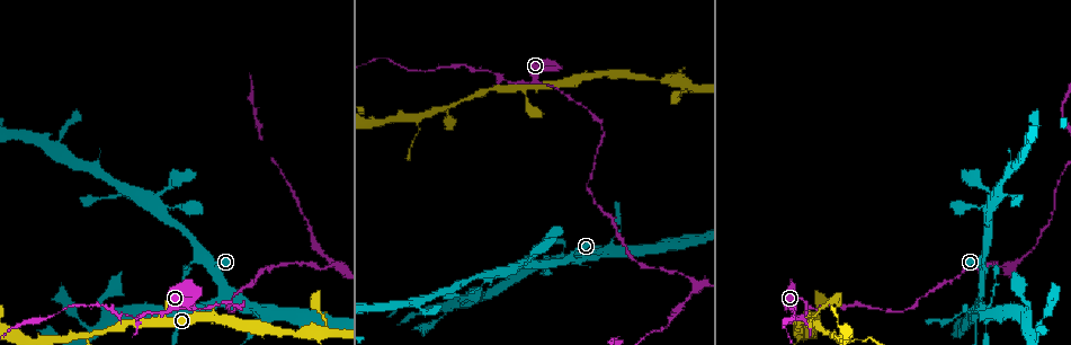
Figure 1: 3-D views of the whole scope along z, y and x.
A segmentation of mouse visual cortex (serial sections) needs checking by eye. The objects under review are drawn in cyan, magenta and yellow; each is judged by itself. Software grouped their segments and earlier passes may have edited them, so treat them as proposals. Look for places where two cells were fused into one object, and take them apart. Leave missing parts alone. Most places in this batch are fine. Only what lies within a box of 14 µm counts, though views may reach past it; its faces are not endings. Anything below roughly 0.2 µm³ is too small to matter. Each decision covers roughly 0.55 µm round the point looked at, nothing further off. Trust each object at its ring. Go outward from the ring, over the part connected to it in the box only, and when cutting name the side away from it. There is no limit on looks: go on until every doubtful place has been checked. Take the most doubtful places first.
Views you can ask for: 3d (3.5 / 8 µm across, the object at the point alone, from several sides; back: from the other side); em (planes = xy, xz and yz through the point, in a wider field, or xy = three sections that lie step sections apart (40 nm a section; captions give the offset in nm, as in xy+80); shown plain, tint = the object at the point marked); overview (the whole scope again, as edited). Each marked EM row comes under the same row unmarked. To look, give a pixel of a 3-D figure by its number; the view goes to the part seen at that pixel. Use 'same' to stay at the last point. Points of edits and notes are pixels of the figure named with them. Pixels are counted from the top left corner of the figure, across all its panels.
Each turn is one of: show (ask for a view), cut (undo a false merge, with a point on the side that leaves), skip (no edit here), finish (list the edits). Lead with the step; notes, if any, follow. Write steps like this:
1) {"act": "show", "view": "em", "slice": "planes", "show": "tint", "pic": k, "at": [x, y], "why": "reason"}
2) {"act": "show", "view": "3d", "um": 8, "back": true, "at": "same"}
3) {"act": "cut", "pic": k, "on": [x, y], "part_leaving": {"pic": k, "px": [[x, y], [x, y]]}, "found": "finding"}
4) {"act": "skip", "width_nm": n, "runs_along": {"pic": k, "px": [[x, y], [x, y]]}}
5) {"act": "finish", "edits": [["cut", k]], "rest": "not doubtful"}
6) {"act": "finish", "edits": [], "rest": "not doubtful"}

{"act": "show", "view": "3d", "um": 3.5, "pic": 1, "at": [516, 82], "why": "thin neck"}

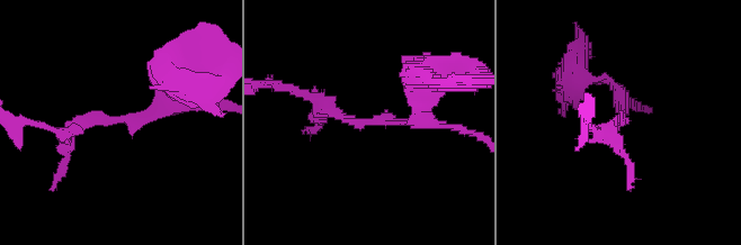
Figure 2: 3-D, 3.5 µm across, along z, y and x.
{"act": "show", "view": "em", "slice": "xy", "step": 2, "show": "tint", "pic": 2, "at": [113, 121]}

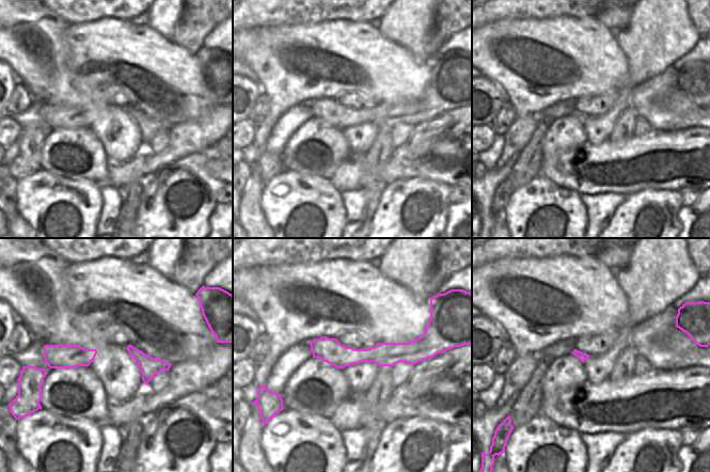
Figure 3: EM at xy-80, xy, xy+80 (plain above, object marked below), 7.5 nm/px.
{"act": "show", "view": "em", "slice": "xy", "step": 3, "show": "tint", "at": "same", "why": "another direction"}

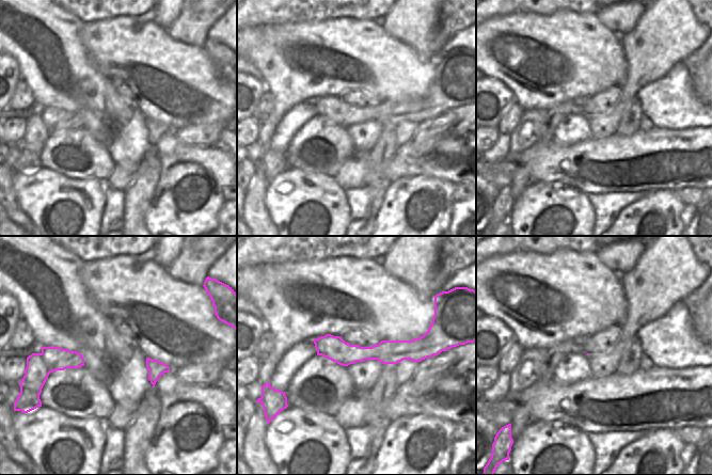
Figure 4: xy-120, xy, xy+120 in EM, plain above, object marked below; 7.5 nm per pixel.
{"act": "skip", "arm_widths_nm": [200, 200], "runs_along": {"pic": 4, "px": [[317, 342], [341, 352], [427, 347]]}, "found": "continuous, no second cell"}

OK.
{"act": "show", "view": "3d", "um": 3.5, "pic": 1, "at": [444, 107], "why": "abrupt turn"}

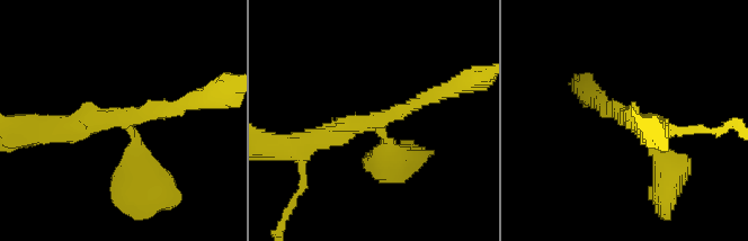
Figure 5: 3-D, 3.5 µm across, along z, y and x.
{"act": "show", "view": "em", "slice": "xy", "step": 3, "show": "tint", "pic": 5, "at": [628, 114], "arms": 3, "arm_widths_nm": [200, 250, 300]}

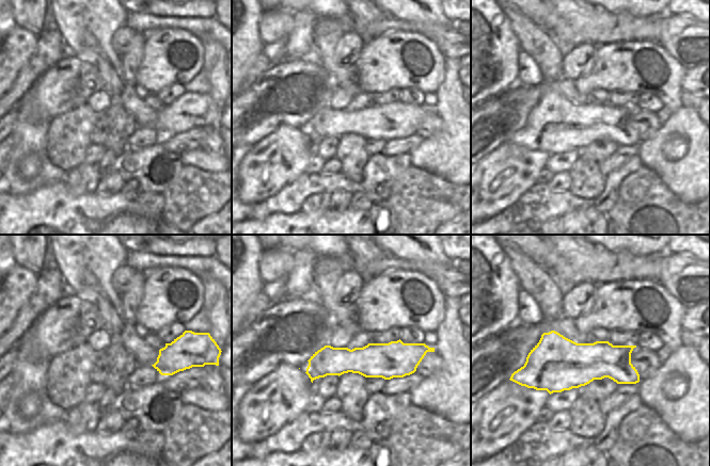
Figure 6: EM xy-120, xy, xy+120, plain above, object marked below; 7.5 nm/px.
{"act": "skip", "runs_along": {"pic": 6, "px": [[422, 346], [309, 371]]}, "found": "all the same cell"}

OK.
{"act": "show", "view": "3d", "um": 3.5, "pic": 1, "at": [334, 266], "why": "arms part here"}

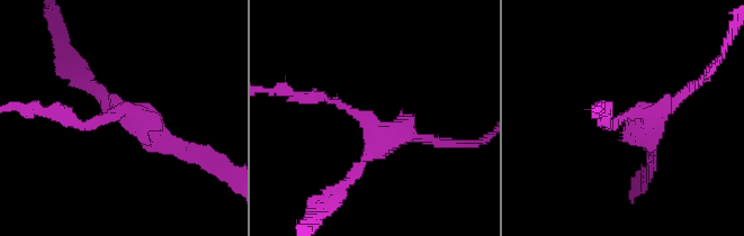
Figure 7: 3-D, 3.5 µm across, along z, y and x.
{"act": "show", "view": "em", "slice": "planes", "show": "tint", "pic": 7, "at": [375, 138], "arms": 3, "arm_widths_nm": [150, 150, 150]}

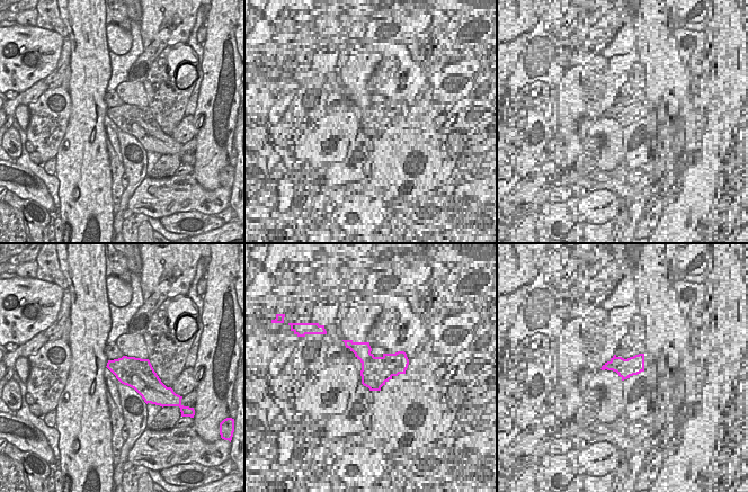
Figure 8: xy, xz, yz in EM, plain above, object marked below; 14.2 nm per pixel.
{"act": "skip", "runs_along": {"pic": 7, "px": [[607, 116], [659, 112], [699, 82]]}, "found": "continuous, no second cell"}

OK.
{"act": "finish", "edits": [], "rest": "not doubtful"}

